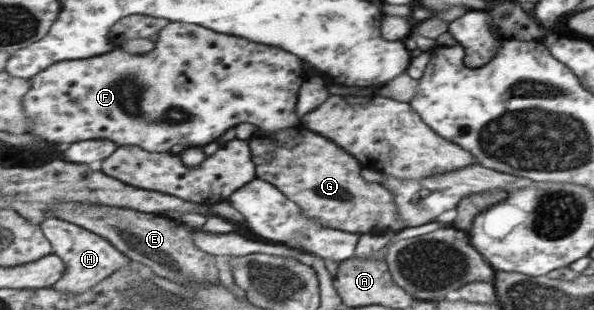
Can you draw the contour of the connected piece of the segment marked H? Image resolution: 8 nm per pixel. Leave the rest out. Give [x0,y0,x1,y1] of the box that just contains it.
[41,216,131,293]

